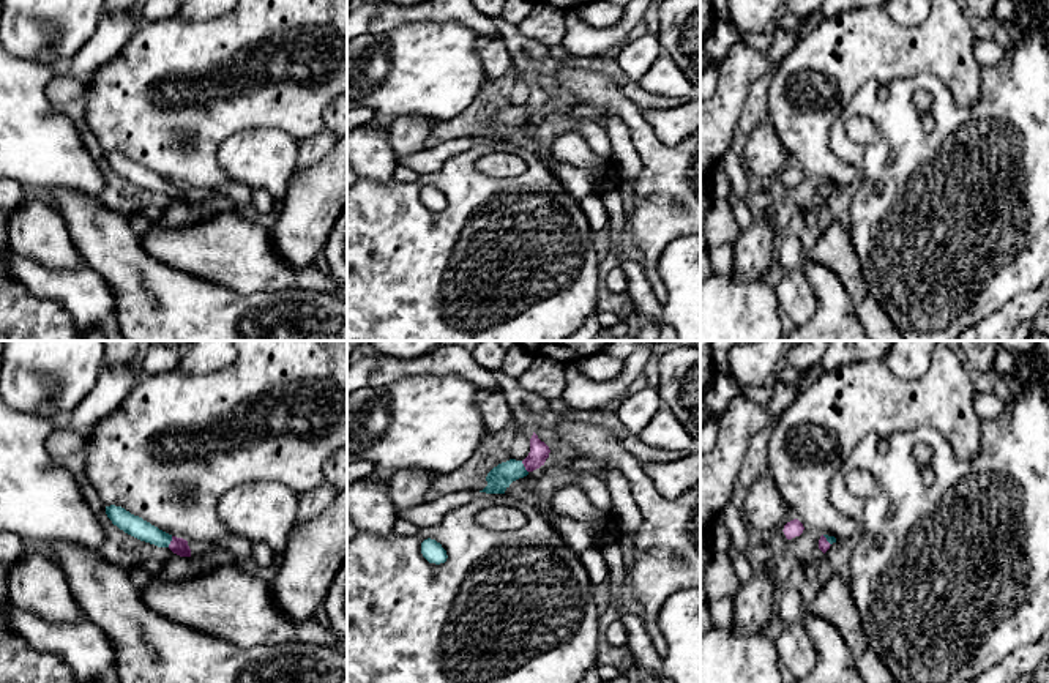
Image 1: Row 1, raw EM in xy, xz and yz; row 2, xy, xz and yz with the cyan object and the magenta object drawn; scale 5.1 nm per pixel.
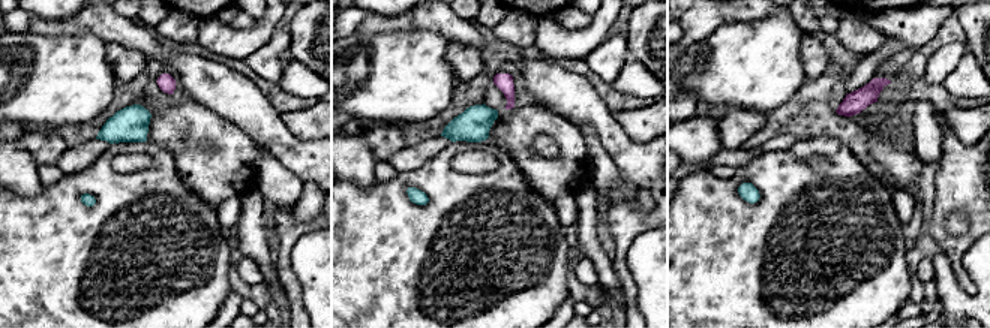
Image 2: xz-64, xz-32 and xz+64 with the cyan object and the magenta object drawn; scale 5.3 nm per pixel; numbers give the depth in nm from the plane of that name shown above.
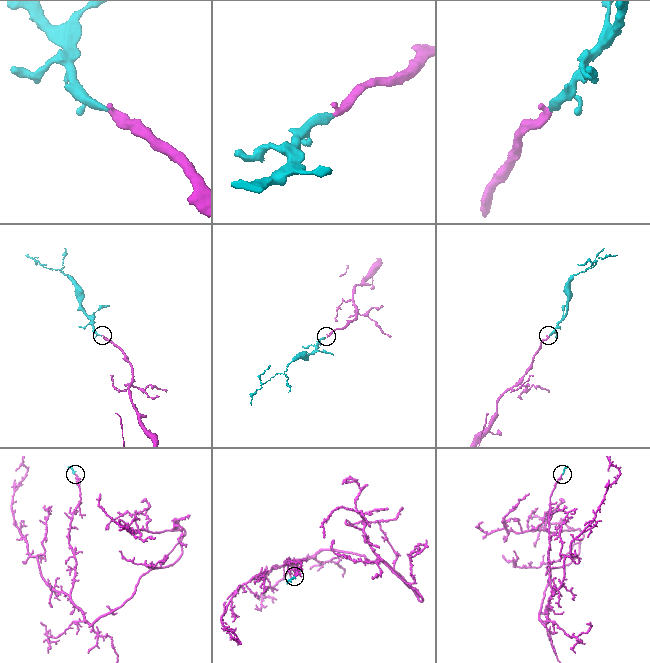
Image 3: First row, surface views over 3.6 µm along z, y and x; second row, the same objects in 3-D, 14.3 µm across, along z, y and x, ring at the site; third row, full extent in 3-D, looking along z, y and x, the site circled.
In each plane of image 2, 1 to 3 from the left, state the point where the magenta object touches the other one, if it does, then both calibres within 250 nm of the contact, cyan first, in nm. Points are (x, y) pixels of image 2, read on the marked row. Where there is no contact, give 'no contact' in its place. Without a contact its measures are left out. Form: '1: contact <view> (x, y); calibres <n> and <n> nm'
1: no contact
2: no contact
3: no contact

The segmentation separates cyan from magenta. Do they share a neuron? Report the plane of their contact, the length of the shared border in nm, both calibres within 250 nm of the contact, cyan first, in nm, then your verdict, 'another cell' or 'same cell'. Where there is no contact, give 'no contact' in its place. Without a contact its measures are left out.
meets cyan in xz; contact 70 nm long; 120 nm thick on the cyan side, 100 nm on the other; same cell

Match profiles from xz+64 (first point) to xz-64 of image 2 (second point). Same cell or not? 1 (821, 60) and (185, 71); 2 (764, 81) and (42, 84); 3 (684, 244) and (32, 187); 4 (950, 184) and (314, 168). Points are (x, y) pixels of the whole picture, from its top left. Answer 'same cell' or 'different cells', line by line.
1: different cells
2: same cell
3: different cells
4: same cell

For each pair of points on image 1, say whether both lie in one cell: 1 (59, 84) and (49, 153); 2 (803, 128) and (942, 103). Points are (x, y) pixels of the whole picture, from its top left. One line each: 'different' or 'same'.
1: different
2: different

